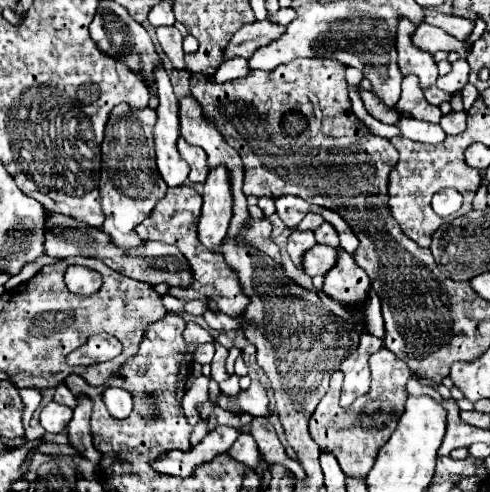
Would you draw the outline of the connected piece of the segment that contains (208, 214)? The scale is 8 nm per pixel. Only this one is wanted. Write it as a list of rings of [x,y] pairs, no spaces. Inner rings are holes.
[[[216,166],[208,172],[204,182],[204,206],[198,224],[200,242],[216,250],[228,234],[228,226],[232,220],[232,192],[230,192],[230,178],[226,166]]]

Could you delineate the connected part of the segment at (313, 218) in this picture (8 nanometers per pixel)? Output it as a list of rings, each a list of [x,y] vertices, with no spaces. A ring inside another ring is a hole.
[[[308,214],[308,216],[296,226],[296,230],[316,230],[322,222],[324,222],[322,216],[318,216],[318,214]]]

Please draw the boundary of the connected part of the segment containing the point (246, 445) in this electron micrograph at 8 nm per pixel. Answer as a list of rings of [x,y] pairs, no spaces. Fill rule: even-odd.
[[[242,434],[232,446],[230,450],[226,452],[230,458],[250,466],[252,470],[260,470],[260,454],[258,454],[258,448],[256,448],[256,442],[250,434]]]

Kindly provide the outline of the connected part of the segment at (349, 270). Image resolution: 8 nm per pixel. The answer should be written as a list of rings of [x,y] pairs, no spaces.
[[[338,248],[338,264],[324,276],[322,292],[346,308],[360,308],[372,290],[368,274],[354,262],[352,254]]]

